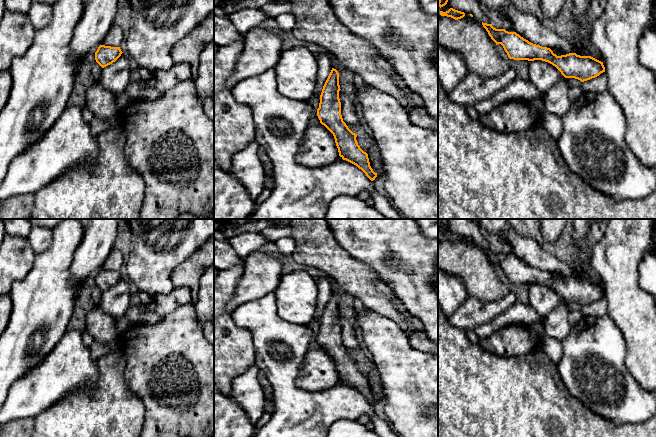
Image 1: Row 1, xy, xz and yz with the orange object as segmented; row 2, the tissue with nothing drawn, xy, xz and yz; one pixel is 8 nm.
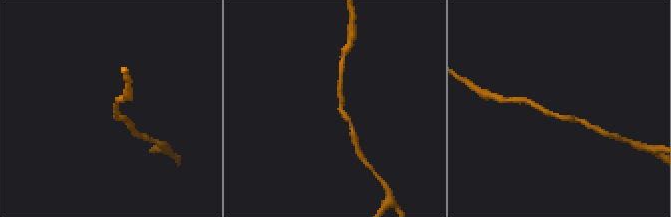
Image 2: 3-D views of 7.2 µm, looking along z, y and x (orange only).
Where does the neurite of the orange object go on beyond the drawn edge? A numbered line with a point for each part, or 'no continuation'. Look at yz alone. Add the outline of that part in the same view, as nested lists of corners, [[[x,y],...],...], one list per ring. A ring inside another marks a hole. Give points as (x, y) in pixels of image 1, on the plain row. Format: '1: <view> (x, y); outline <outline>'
no continuation

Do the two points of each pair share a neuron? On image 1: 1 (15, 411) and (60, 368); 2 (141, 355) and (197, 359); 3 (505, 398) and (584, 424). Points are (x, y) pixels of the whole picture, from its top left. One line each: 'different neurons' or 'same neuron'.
1: same neuron
2: same neuron
3: same neuron

